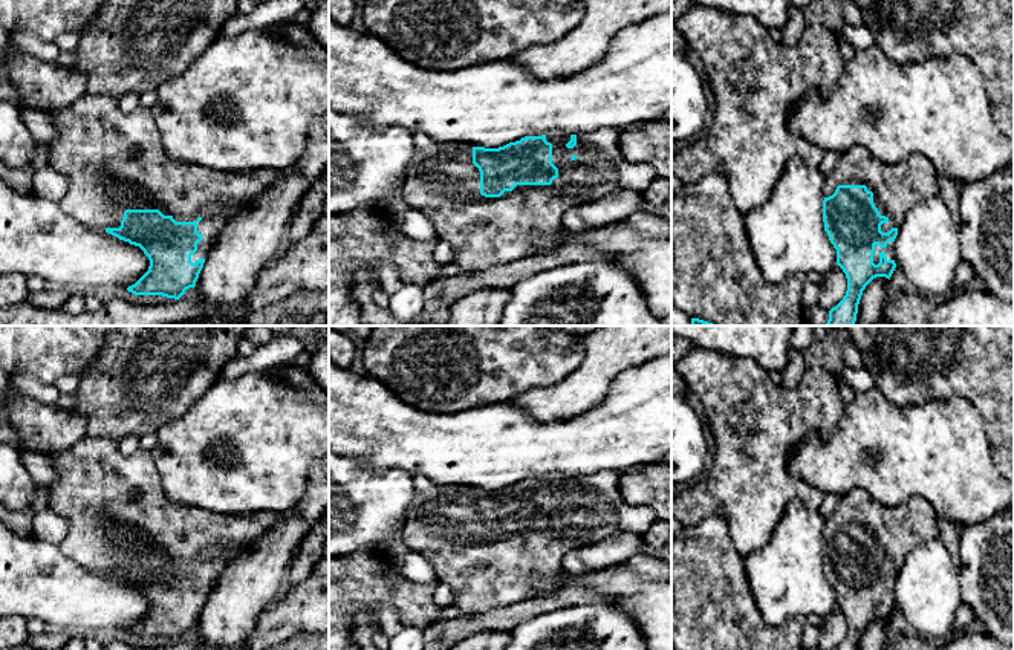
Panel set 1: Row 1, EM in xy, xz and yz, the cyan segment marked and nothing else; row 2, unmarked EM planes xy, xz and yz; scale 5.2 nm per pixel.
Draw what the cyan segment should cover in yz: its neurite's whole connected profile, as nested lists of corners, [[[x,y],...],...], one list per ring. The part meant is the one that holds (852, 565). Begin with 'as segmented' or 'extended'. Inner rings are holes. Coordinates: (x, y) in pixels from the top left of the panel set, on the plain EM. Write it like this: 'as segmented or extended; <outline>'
extended; [[[855,488],[843,496],[823,529],[823,564],[837,592],[837,607],[847,621],[844,641],[835,650],[858,650],[863,633],[876,619],[890,622],[895,606],[895,581],[905,555],[919,544],[939,538],[938,514],[922,497],[896,508],[876,503],[867,491]]]

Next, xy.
extended; [[[84,436],[72,447],[47,451],[58,477],[49,486],[49,509],[69,520],[69,532],[58,544],[73,561],[89,572],[106,574],[119,583],[139,589],[150,603],[148,613],[132,629],[135,638],[162,638],[179,642],[194,630],[205,601],[226,564],[245,552],[260,535],[283,520],[281,514],[222,514],[185,503],[173,503],[164,492],[162,477],[150,451],[139,448],[125,456],[118,442]]]

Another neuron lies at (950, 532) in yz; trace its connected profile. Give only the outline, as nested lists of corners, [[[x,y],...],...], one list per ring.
[[[939,518],[938,528],[939,528],[939,540],[948,548],[953,564],[956,567],[960,567],[959,544],[965,526],[957,522]]]

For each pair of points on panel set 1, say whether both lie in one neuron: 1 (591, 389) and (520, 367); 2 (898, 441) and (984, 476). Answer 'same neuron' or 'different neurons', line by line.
1: different neurons
2: same neuron

